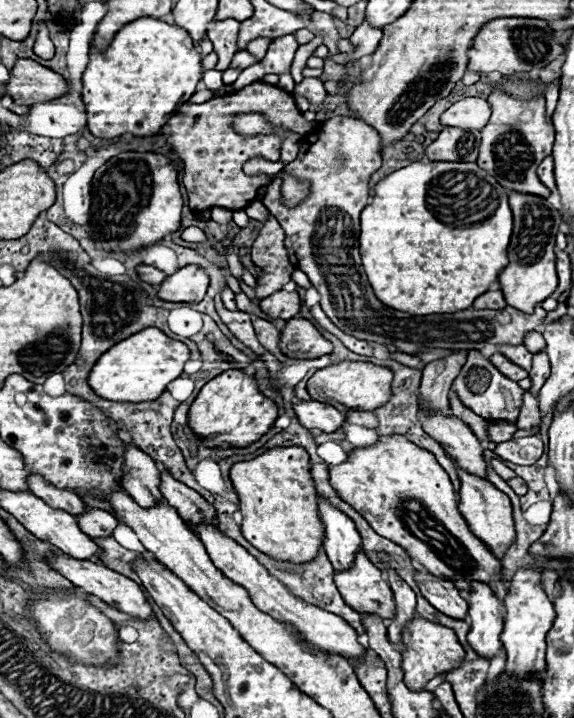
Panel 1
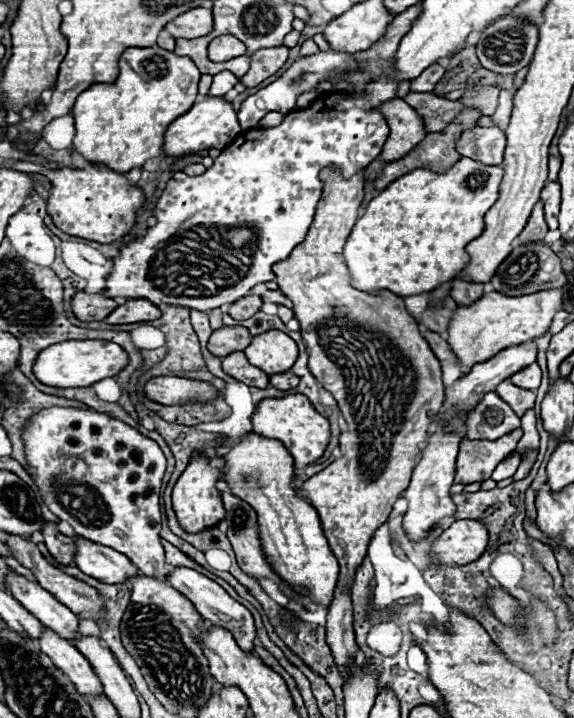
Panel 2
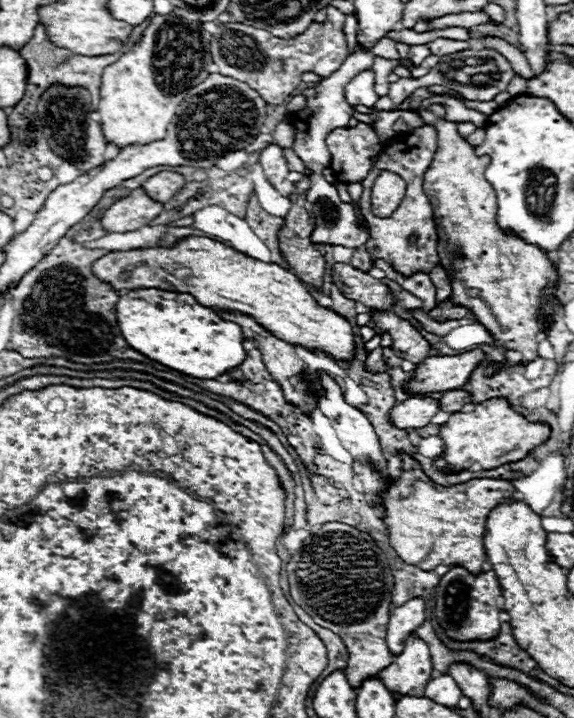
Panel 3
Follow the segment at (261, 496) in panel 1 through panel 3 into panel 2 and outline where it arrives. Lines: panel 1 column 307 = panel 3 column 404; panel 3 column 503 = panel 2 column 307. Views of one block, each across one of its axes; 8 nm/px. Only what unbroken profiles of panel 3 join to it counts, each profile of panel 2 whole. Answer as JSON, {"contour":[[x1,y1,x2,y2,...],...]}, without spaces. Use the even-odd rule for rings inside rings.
{"contour":[[330,166,322,170,320,178,324,182,324,190,316,206,312,226,306,232,306,238,292,250,292,254,284,262,276,262,272,270,276,274,276,282,280,290,292,300,294,316,300,320,302,338,308,342,308,350,310,350,308,370,328,392,332,392,348,424,348,430,340,434,342,458,334,460,328,468,310,476,300,486,300,490,306,494,306,502,316,508,322,522,322,530,328,538,328,544,340,562,338,586,332,602,328,604,326,642,334,654,334,660,342,676,346,676,348,662,358,654,358,646,354,642,352,598,350,598,356,568,362,564,366,556,370,538,374,536,378,526,382,526,388,520,392,512,392,504,398,500,398,496,406,490,410,482,410,474,416,466,414,458,420,452,420,442,426,440,426,432,430,426,428,412,438,412,444,404,444,384,442,384,440,362,430,350,428,342,420,336,418,322,408,314,404,306,404,298,386,290,380,294,366,294,352,288,348,282,342,248,344,248,346,236,350,234,356,222,358,206,364,198,364,170,350,178,344,178,340,170]]}

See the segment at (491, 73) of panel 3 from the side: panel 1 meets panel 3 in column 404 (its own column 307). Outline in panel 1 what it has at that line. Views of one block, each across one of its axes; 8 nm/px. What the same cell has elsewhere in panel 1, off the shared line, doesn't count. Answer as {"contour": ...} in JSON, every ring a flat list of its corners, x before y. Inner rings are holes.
{"contour":[[304,78,296,88,294,88,300,96,308,98,310,104,320,104,326,96,326,90,324,90,324,84,318,80,318,78]]}

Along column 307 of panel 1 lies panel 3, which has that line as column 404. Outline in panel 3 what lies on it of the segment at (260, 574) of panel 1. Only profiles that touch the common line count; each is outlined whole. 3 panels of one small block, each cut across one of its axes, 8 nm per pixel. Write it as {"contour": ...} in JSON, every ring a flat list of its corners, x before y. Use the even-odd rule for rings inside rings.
{"contour":[[412,598,410,602,392,610,390,620,388,620,386,640,388,640,388,648,394,656,402,652,408,634,412,634,424,622,424,616,426,616,424,612,426,612,424,598]]}

